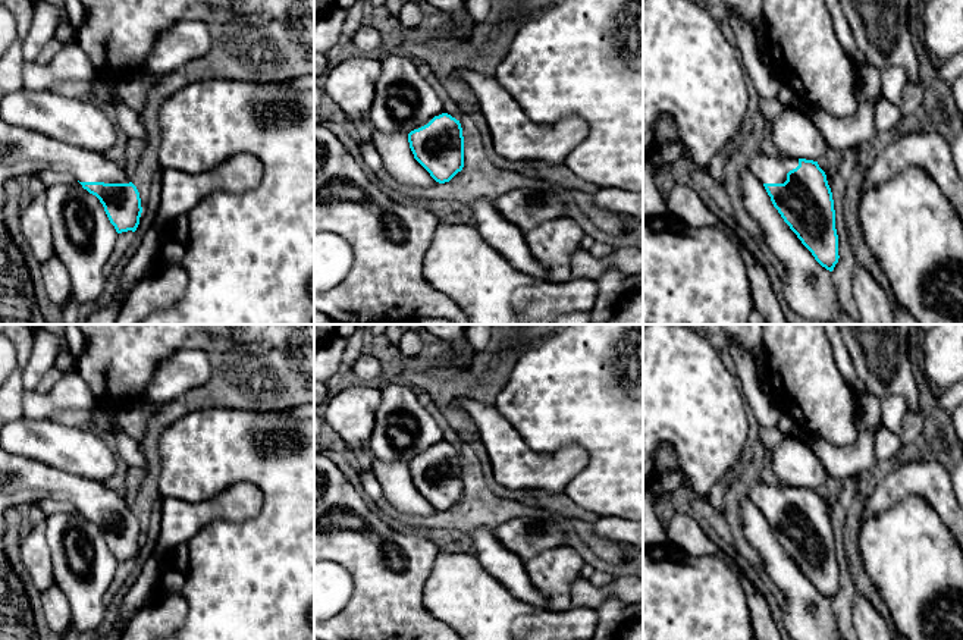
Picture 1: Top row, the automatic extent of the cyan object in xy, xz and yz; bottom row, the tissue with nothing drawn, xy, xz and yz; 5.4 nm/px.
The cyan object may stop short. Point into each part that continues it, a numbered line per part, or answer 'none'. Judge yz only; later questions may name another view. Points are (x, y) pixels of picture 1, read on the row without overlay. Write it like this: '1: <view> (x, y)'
1: yz (768, 498)

